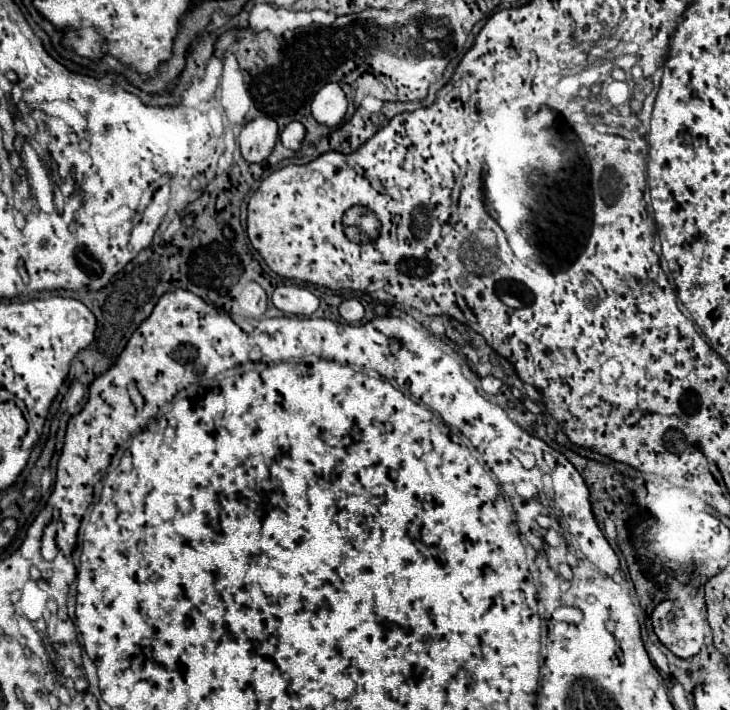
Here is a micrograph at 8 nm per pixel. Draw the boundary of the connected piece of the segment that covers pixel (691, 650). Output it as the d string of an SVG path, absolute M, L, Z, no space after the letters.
M663 600L651 612L651 622L657 638L677 658L691 658L703 646L703 614L689 602Z

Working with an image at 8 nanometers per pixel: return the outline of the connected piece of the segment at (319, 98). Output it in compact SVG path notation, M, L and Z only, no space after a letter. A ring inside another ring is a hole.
M325 84L311 102L313 118L325 126L339 126L347 110L347 98L339 84Z

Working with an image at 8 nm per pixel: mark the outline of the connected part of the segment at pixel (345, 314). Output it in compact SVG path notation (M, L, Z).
M345 300L341 302L341 318L347 322L359 322L363 318L363 306L357 300Z

